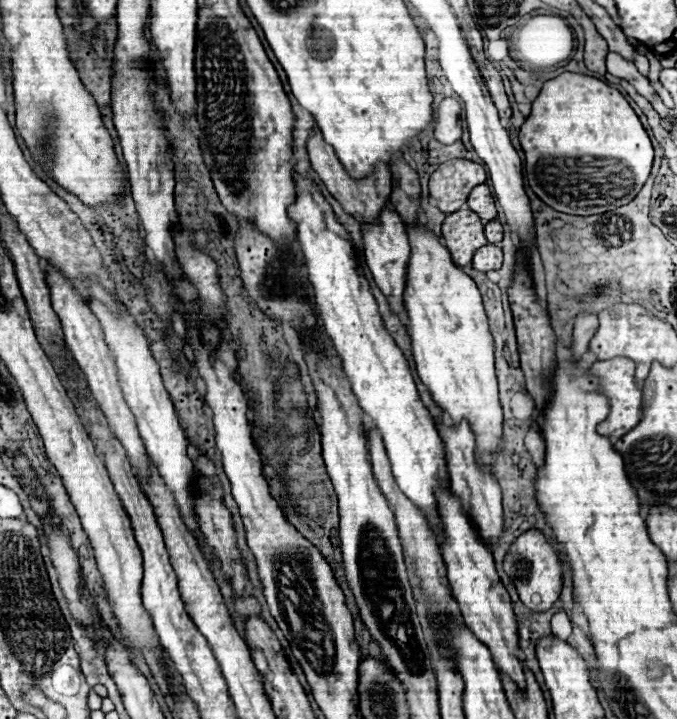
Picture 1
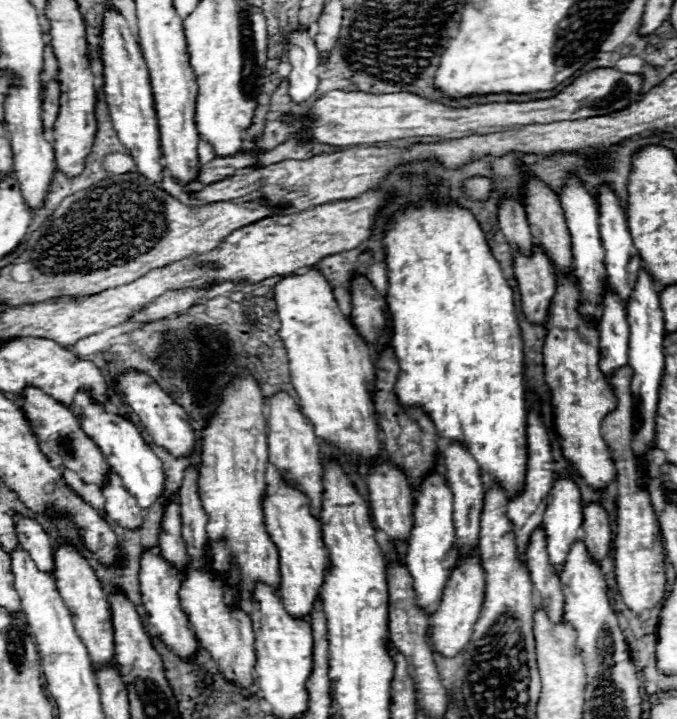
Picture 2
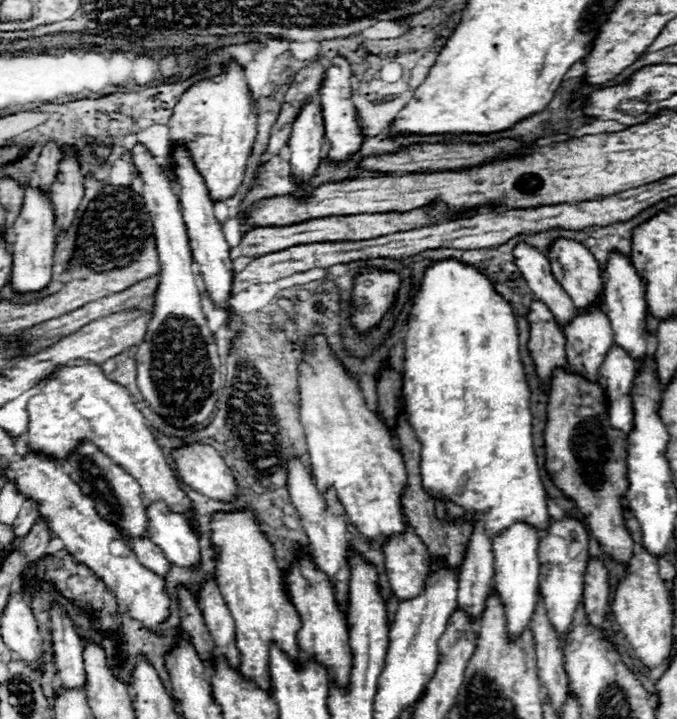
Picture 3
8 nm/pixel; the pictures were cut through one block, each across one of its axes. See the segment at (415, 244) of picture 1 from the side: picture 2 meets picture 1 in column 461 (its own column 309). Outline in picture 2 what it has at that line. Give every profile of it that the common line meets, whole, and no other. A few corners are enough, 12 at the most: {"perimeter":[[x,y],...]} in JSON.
{"perimeter":[[318,270],[274,286],[300,410],[382,454],[372,350]]}

